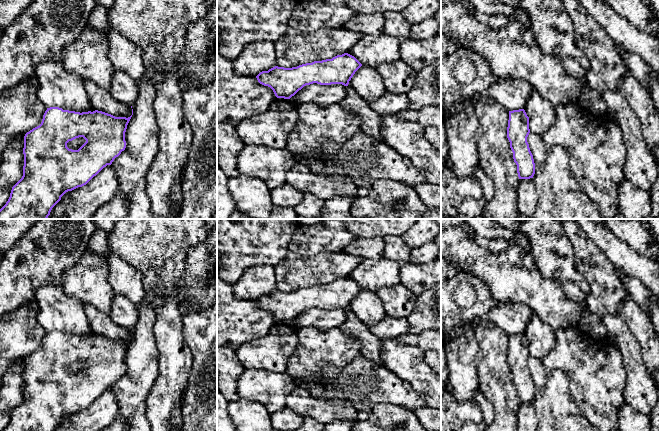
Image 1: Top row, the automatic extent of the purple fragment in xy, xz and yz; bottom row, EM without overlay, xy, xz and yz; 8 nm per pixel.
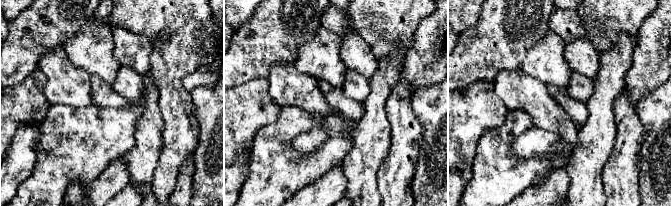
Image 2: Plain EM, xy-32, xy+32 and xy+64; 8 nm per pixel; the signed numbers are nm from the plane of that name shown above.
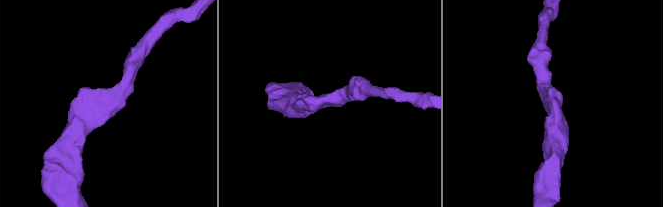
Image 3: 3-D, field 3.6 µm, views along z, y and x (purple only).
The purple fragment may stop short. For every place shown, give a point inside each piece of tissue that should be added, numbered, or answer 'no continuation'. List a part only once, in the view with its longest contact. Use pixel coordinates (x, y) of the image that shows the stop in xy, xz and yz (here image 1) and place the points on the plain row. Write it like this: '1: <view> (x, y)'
no continuation

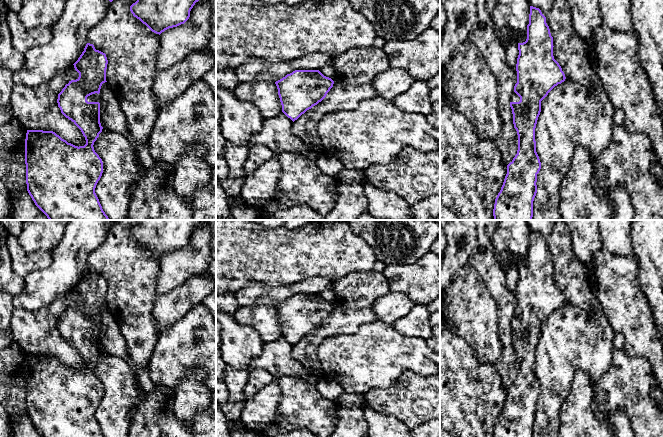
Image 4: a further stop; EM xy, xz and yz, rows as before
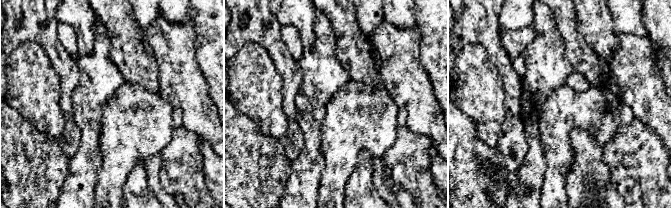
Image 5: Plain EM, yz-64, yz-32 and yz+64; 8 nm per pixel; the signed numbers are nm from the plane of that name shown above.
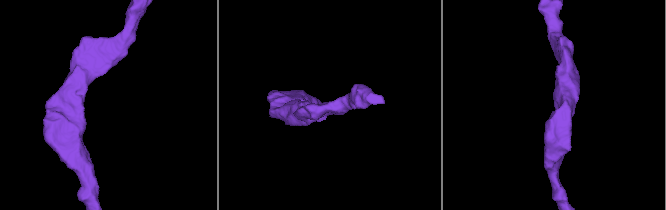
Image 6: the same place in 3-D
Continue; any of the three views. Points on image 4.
1: xy (95, 321)

